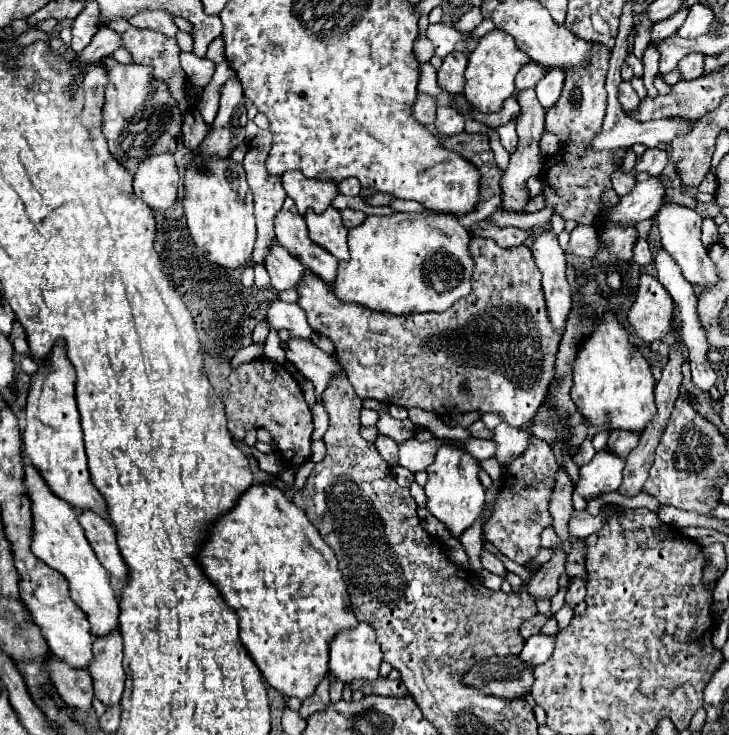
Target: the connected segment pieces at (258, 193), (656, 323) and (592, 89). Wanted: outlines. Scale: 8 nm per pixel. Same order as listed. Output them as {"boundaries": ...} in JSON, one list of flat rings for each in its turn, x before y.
{"boundaries":[[[260,130,258,136,250,142,250,150,248,150,248,154,244,156,244,162,242,162,242,166,244,166,244,170,246,170,248,186,250,186,250,190,252,190,252,194,254,194,254,210,256,210,254,216,256,216,256,228,258,228,258,238,256,238,256,246,254,246,252,258,254,258,254,262,260,264,260,266,266,266,268,250,270,250,272,242,276,240,276,238,274,238,274,226,272,226,272,222,274,222,274,216,282,210,282,202,284,202,284,198,286,198,284,188,280,186,280,178,268,174,266,168,264,168,264,160,266,160,266,156,268,156,270,144,272,144,272,134,270,134,270,130]],[[642,274,638,282,636,300,628,310,628,324,632,326,634,334,644,342,660,340,670,332,672,312,672,296,654,276]],[[594,44,590,66,586,70,568,72,560,100,546,110,546,132,560,138,560,148,556,154,544,158,544,168,540,172,544,204,554,210,554,214,564,220,574,220,578,224,594,224,596,216,602,214,604,202,602,194,612,188,610,176,620,170,624,154,628,148,614,150,590,150,588,146,600,134,602,120,606,112,606,90,604,80,608,72,610,50,606,46]]]}

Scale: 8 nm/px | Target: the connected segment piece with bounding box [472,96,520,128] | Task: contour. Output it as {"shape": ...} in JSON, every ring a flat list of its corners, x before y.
{"shape":[[510,96,510,98,504,102,502,110,498,110,498,112,494,112,494,114,480,114,478,110,472,112,472,116,474,116,476,120,488,124,488,128,498,128,498,126,502,126,502,124,508,124,508,122,512,122,518,114,520,114,520,106,518,106,518,102,516,102,514,96]]}

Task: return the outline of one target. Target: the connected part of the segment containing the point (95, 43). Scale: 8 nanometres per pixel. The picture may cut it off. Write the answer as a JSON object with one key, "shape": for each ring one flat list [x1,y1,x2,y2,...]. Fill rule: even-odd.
{"shape":[[108,27,101,28,82,52,76,52,74,64,82,66,88,62,98,62,104,56,110,56,116,48,120,48,120,36]]}

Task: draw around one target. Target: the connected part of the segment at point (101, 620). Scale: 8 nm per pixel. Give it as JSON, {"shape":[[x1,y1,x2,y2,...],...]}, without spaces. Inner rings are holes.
{"shape":[[24,462,24,494,30,500,30,514,32,514,32,554,46,562,50,568,58,570,70,584,70,596,72,600,86,612,92,634,108,634,112,628,118,628,118,602,114,596,114,590,108,582,108,572,98,562,94,552,90,550,90,544,84,536,82,526,76,520,76,510,52,494,52,490,46,486,42,474,28,462]]}

